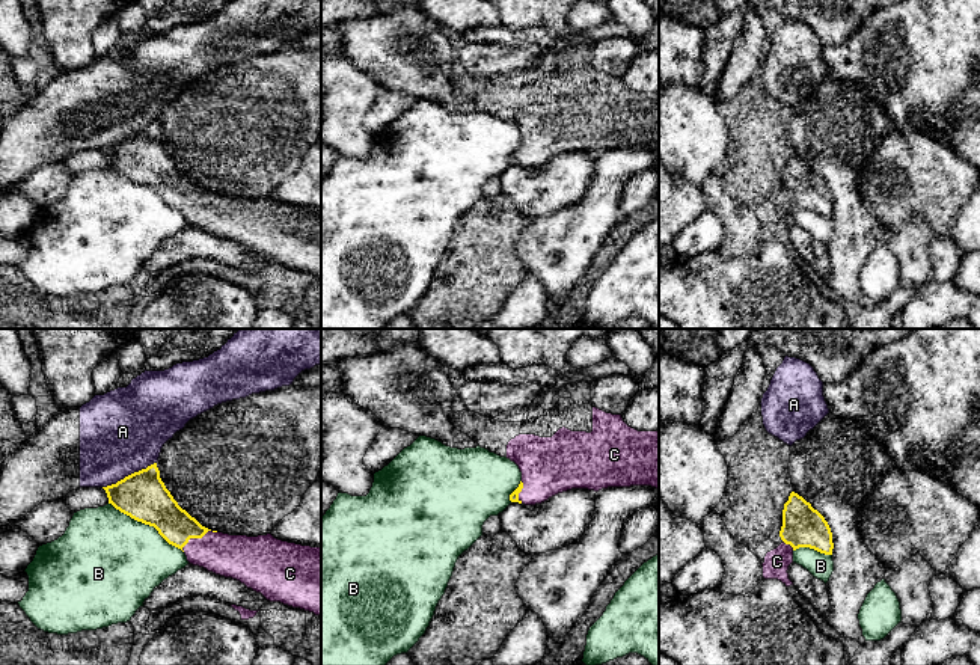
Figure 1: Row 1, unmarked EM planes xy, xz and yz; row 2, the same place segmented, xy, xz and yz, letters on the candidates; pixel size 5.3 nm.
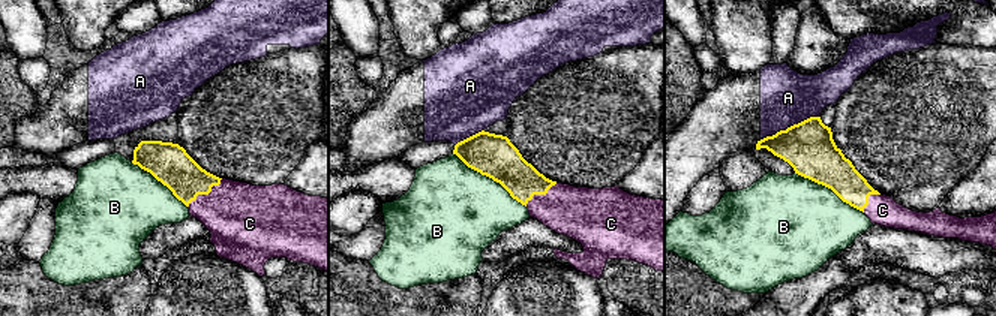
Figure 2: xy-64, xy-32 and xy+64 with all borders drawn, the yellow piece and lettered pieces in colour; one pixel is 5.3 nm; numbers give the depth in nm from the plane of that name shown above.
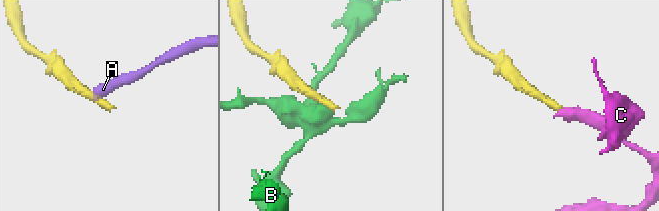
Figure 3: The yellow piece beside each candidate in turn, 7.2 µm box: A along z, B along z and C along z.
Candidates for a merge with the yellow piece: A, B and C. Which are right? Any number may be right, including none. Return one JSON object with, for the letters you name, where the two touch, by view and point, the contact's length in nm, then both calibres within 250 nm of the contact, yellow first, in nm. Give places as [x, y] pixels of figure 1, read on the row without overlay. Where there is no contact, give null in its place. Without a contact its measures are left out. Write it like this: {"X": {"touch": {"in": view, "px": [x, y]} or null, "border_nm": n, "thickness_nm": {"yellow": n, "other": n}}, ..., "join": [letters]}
{"C": {"touch": {"in": "xy", "px": [198, 199]}, "border_nm": 220, "thickness_nm": {"yellow": 190, "other": 240}}, "join": ["C"]}

